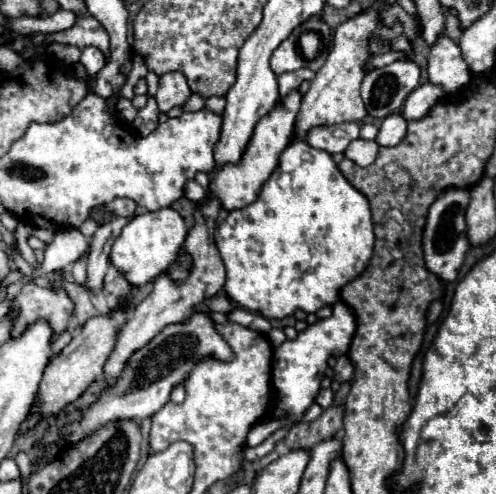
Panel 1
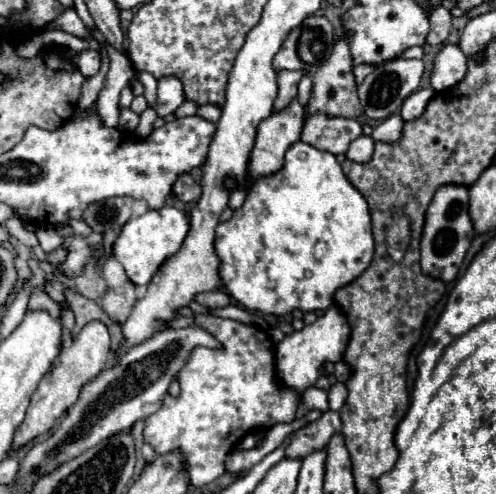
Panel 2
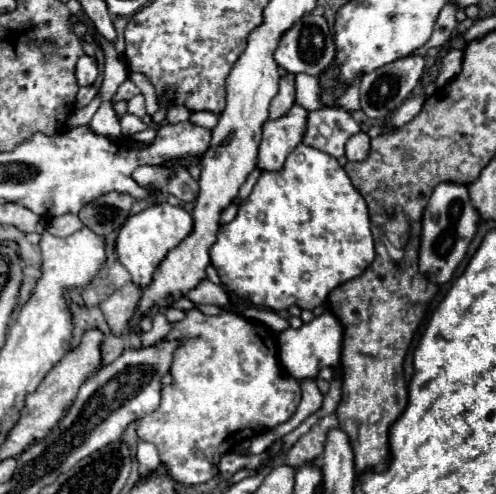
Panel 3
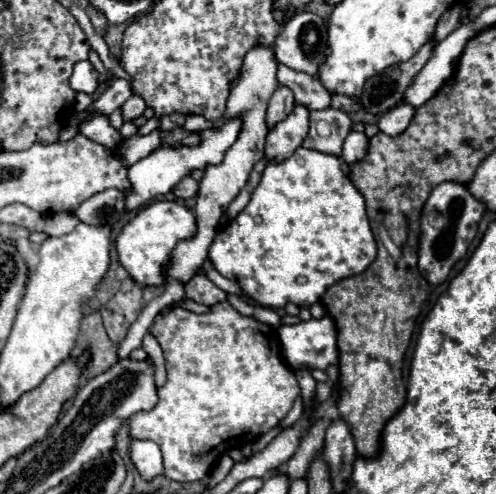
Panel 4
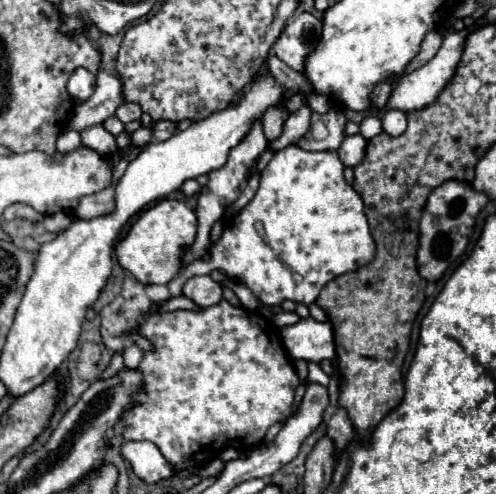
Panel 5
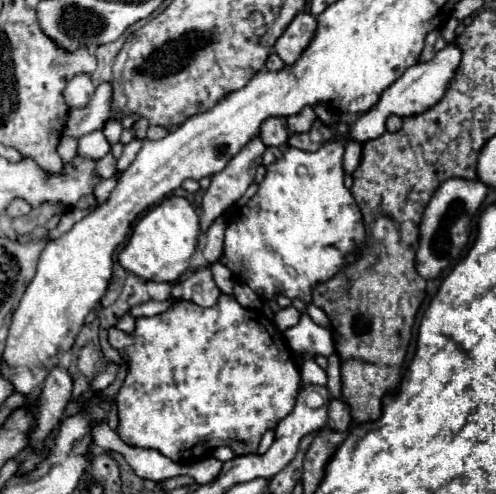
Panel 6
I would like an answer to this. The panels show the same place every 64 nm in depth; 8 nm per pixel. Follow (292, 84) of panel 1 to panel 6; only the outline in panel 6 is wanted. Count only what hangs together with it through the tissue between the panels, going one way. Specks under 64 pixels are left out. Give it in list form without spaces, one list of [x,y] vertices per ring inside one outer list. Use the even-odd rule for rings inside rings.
[[[276,118],[276,120],[266,120],[262,124],[262,130],[260,130],[260,138],[266,146],[286,146],[286,140],[288,140],[288,124],[286,124],[286,118]]]

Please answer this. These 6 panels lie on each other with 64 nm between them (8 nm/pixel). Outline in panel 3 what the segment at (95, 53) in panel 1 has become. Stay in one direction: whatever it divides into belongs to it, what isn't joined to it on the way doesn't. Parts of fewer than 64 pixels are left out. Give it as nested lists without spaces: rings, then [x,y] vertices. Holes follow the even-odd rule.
[[[82,56],[76,64],[76,82],[78,86],[92,86],[98,76],[98,64],[90,56]]]

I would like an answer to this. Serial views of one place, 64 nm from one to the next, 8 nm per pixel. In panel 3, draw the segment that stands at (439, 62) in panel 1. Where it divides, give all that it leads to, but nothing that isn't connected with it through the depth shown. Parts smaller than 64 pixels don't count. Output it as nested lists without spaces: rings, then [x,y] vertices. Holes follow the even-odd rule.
[[[462,50],[456,52],[448,52],[442,60],[442,70],[438,76],[438,86],[446,84],[448,80],[452,80],[452,76],[456,76],[456,72],[460,72],[460,60],[462,60]]]

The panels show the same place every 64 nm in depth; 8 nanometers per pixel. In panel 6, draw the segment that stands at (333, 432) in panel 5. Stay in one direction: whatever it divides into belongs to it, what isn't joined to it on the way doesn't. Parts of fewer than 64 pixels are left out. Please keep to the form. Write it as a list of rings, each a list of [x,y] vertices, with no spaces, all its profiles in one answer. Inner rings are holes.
[[[330,398],[328,406],[328,428],[332,430],[348,430],[350,426],[350,406],[342,398]]]

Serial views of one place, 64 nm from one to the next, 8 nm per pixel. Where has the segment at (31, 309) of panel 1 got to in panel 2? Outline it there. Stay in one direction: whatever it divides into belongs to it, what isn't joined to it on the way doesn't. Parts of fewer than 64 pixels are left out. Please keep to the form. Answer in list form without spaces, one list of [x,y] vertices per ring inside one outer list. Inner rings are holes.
[[[40,288],[36,290],[36,292],[32,292],[32,296],[30,296],[30,304],[28,304],[30,308],[52,308],[52,312],[64,312],[64,306],[62,304],[58,304],[58,302],[54,302],[46,292],[42,292]]]

